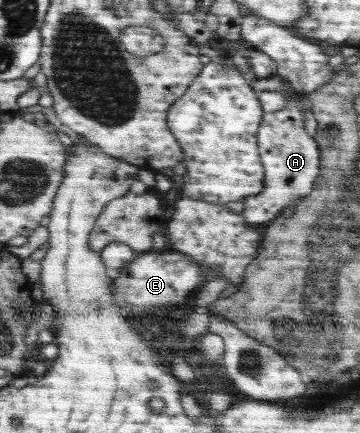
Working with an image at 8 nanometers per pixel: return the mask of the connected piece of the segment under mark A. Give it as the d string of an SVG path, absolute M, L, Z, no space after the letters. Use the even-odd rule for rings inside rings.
M292 92L291 99L285 99L286 107L274 113L266 113L258 127L256 139L261 164L264 166L264 189L256 196L246 197L243 219L250 227L261 228L262 224L272 222L285 208L290 208L300 197L307 197L312 184L320 174L320 149L313 137L304 127L304 112L311 108L308 94Z

